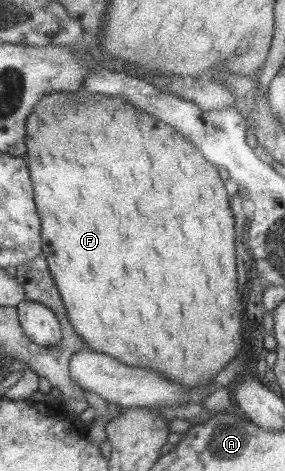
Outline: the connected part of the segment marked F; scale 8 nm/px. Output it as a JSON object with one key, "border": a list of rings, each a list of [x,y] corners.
{"border":[[[78,89],[76,93],[57,91],[43,95],[27,117],[25,128],[27,145],[25,158],[33,183],[36,209],[42,220],[42,254],[49,265],[76,333],[92,350],[114,357],[128,367],[156,369],[184,387],[196,387],[206,383],[216,371],[224,367],[224,363],[237,357],[236,353],[242,347],[243,316],[234,313],[242,302],[236,278],[235,217],[230,210],[230,197],[214,164],[206,161],[204,155],[184,135],[172,129],[171,125],[158,121],[146,111],[132,107],[128,101],[124,101],[124,97],[106,97],[100,93],[92,95],[86,93],[84,89]]]}

